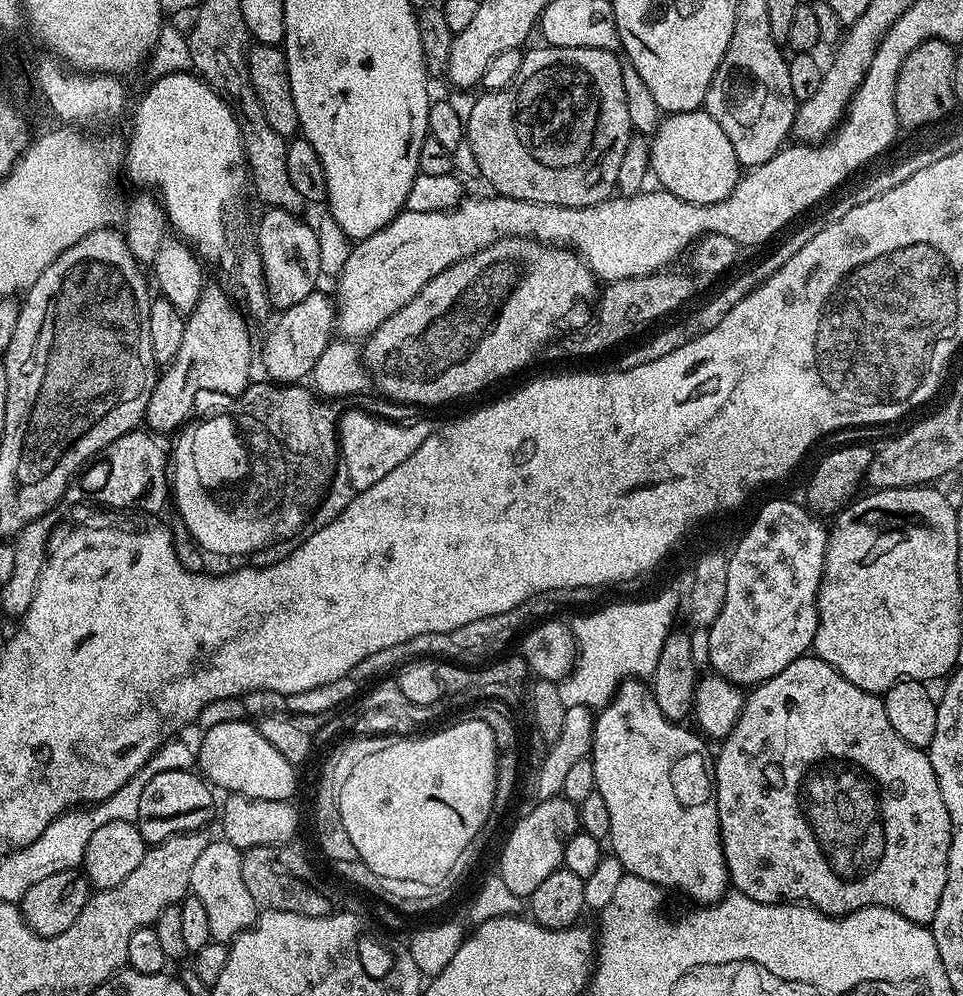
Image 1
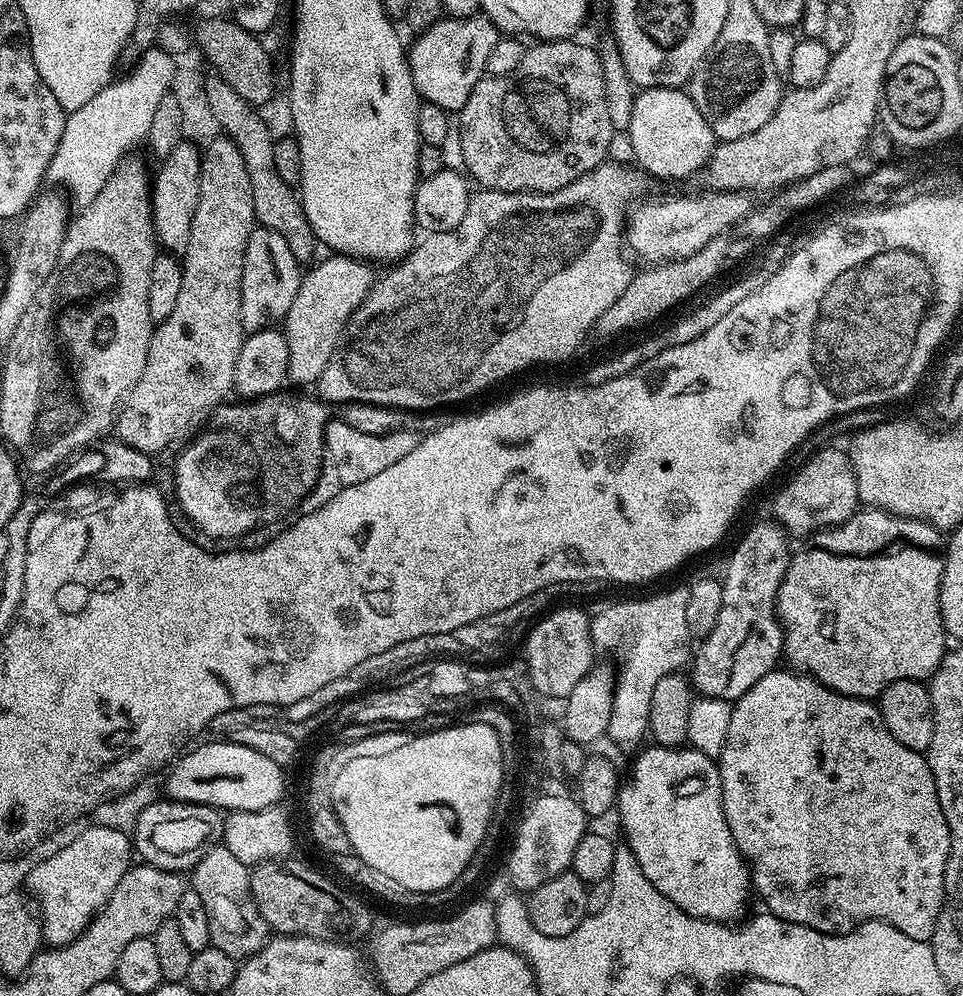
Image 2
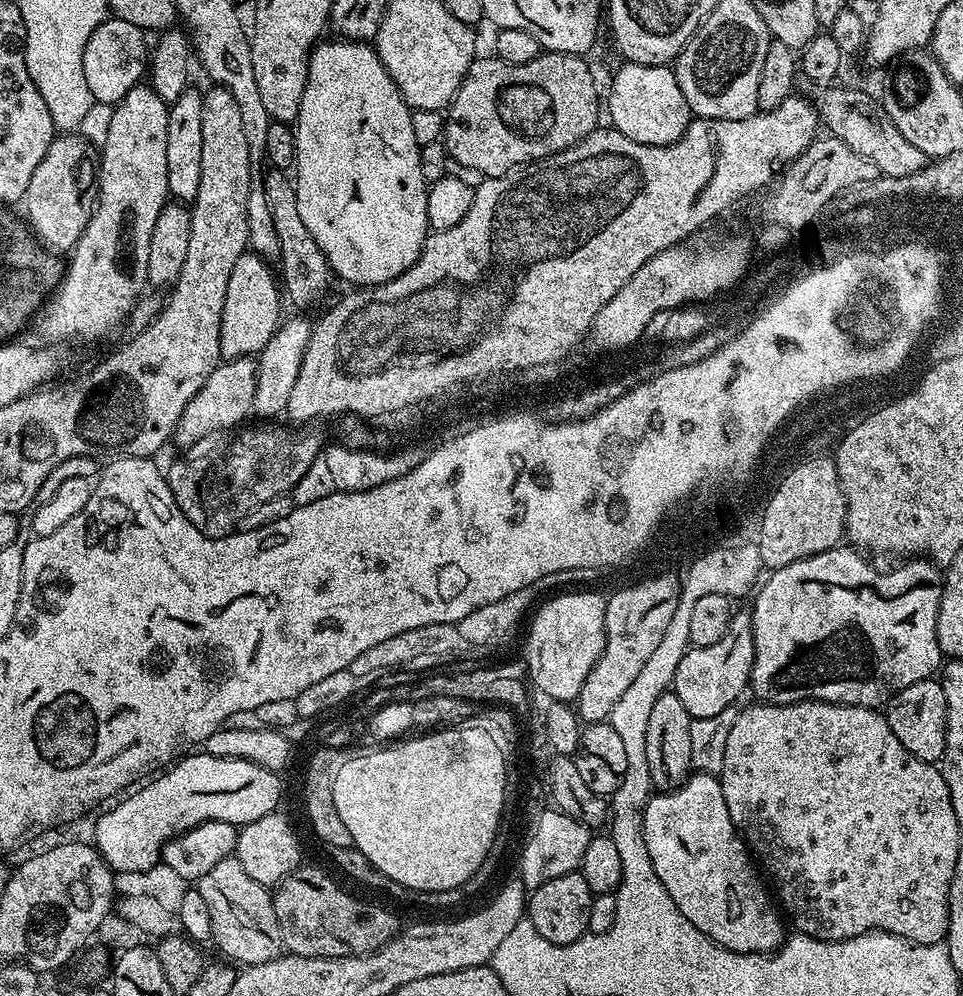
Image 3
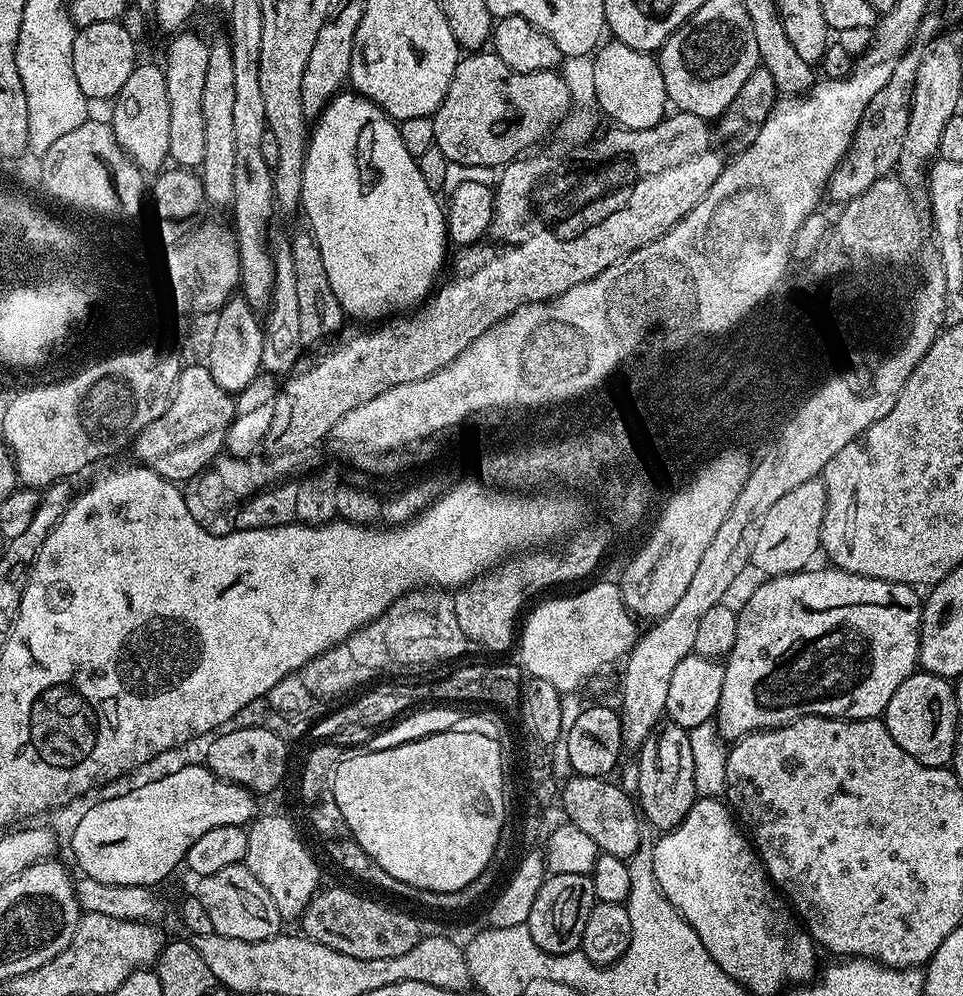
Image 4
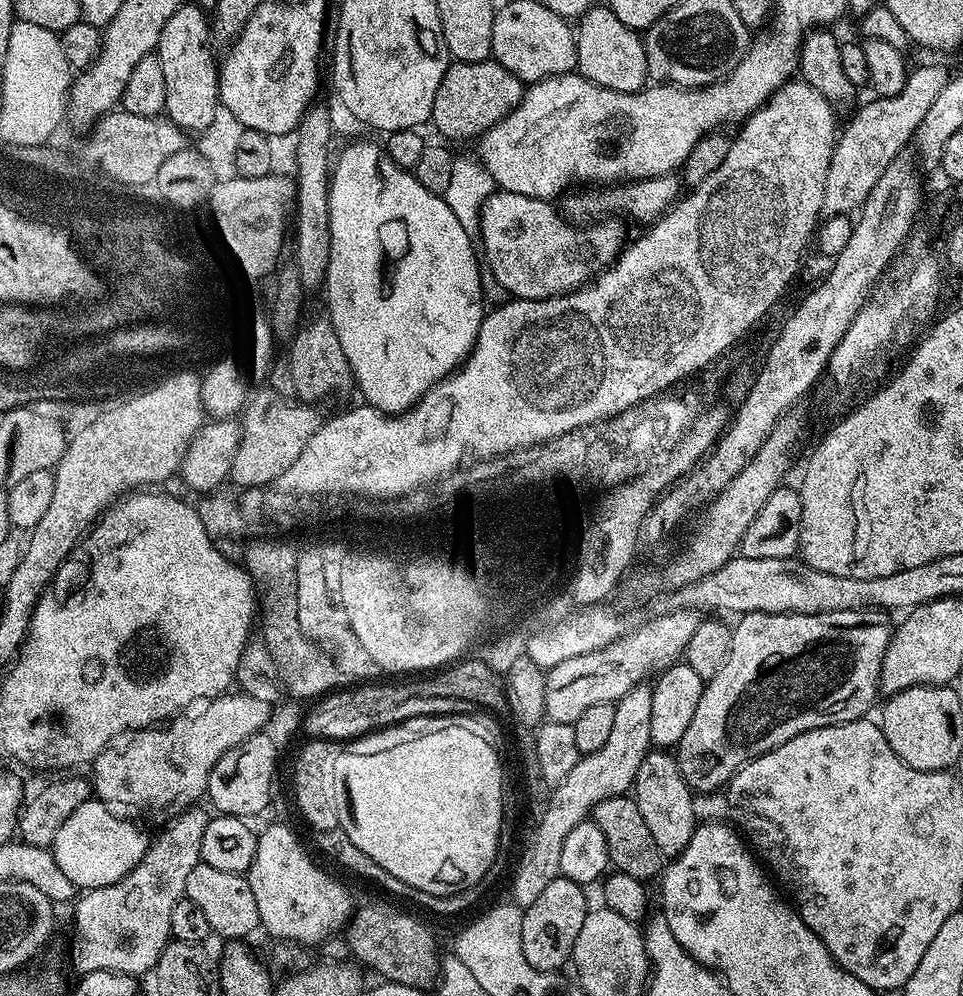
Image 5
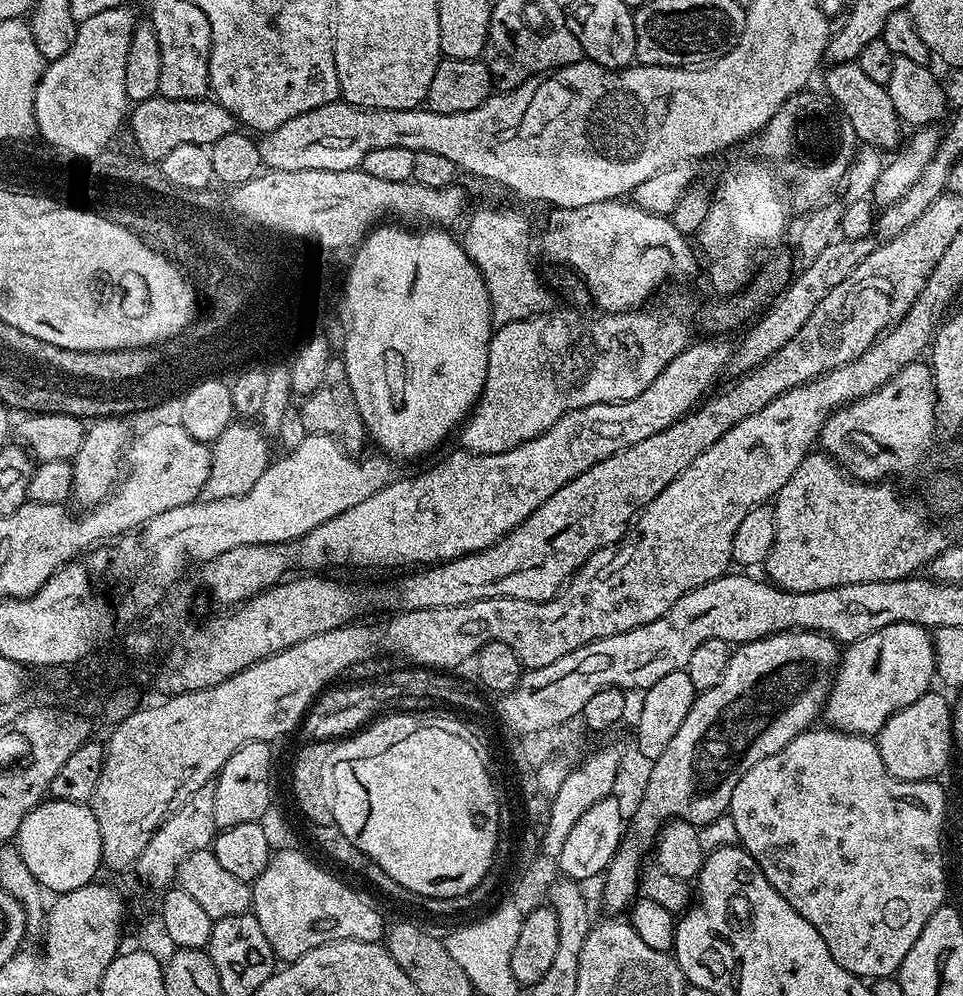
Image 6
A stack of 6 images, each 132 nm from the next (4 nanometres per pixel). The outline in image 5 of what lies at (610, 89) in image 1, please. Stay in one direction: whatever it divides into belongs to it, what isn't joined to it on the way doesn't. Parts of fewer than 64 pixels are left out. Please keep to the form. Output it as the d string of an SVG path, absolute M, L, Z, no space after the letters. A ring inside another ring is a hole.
M491 58L482 62L449 63L438 86L438 94L434 94L431 127L436 127L445 136L445 141L475 141L486 130L490 130L490 126L506 118L506 114L510 114L510 110L514 110L518 102L524 99L525 91L525 85L517 76Z

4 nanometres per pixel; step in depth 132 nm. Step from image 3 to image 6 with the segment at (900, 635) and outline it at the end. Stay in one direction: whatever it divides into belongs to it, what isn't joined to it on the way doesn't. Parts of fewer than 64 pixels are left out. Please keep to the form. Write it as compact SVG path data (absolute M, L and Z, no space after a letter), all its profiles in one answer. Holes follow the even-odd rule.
M799 630L775 632L772 636L763 636L761 640L741 644L733 651L730 666L726 666L726 674L722 674L722 682L697 695L694 706L690 706L690 714L686 714L670 746L666 746L666 750L662 750L662 754L651 761L649 768L652 769L649 772L647 769L638 810L627 821L620 848L602 876L606 907L620 914L624 907L625 911L637 899L644 855L653 851L660 829L668 821L685 820L703 826L725 815L730 806L730 797L734 794L734 786L738 786L742 774L746 774L750 766L758 766L762 758L770 758L770 754L782 750L782 746L790 743L800 732L809 731L817 723L823 704L828 700L828 689L832 685L841 654L841 645L831 636Z

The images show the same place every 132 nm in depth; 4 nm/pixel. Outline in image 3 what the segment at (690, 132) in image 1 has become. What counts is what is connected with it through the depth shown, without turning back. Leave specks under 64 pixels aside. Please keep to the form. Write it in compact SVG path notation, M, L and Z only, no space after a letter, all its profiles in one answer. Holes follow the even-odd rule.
M624 62L621 65L616 77L611 77L608 100L606 96L606 116L612 119L609 120L611 127L646 146L664 147L678 142L694 117L682 95L682 86L678 86L675 71L663 64Z

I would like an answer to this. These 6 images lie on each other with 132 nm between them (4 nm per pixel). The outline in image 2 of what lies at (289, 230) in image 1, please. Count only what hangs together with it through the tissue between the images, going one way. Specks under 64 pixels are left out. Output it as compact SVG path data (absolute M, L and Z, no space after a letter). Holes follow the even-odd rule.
M255 227L250 234L250 242L246 242L246 258L242 266L242 322L245 333L259 332L261 328L269 327L273 322L283 321L288 315L290 305L294 303L294 294L298 294L302 261L294 258L286 238L278 234L278 230Z

